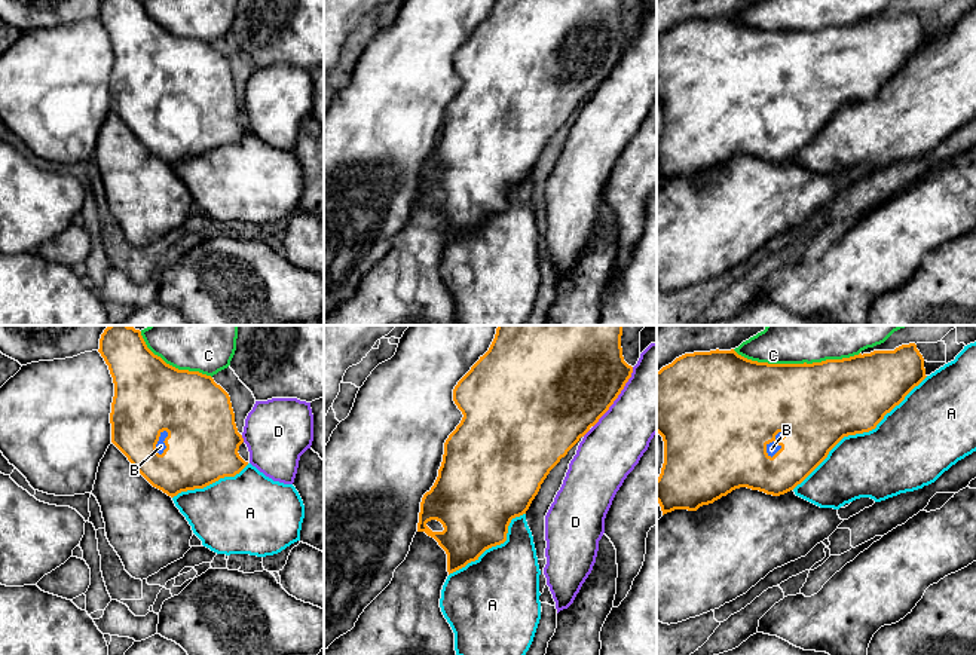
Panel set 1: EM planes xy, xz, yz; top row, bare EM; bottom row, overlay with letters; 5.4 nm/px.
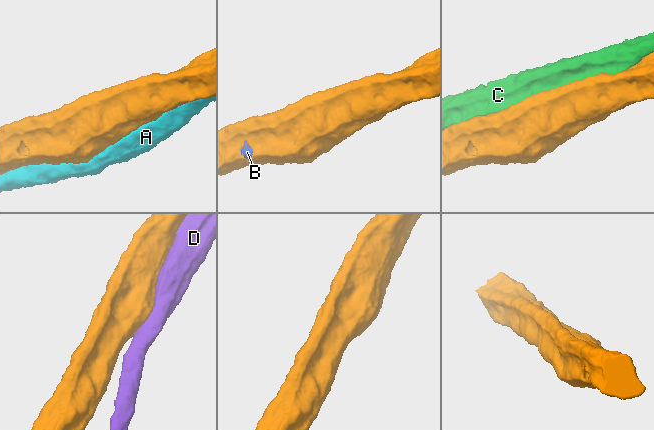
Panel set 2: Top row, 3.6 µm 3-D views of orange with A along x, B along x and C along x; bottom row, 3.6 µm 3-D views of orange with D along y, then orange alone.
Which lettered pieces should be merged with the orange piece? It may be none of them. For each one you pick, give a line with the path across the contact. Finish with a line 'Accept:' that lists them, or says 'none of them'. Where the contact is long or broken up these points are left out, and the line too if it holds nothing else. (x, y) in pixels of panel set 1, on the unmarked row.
Accept: B

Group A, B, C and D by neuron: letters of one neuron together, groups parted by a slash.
A / B / C / D

